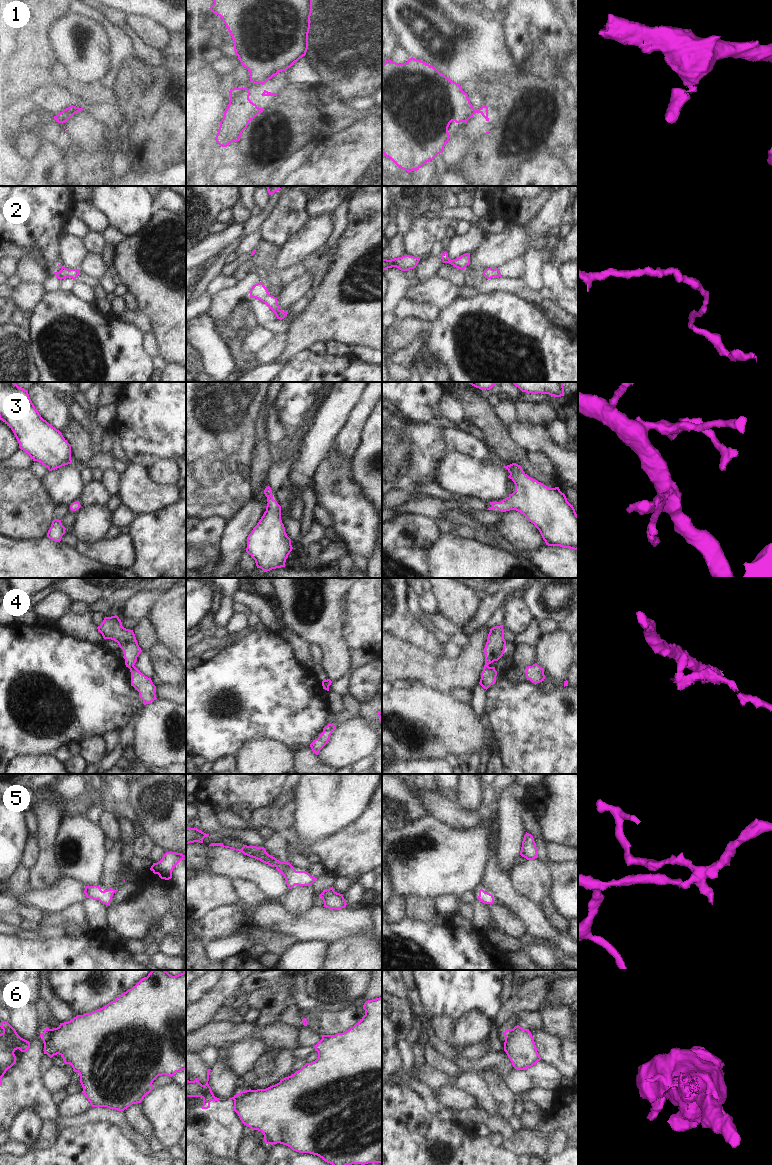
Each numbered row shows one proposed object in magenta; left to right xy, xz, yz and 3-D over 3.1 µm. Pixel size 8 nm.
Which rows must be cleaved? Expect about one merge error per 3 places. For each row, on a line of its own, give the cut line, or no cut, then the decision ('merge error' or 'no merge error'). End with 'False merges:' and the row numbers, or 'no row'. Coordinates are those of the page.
1: cut yz (475, 109), (473, 113); merge error
2: cut none; no merge error
3: cut none; no merge error
4: cut xy (133, 665), (129, 668); merge error
5: cut none; no merge error
6: cut xz (239, 1094), (236, 1100), (235, 1111); merge error
False merges: 1, 4, 6

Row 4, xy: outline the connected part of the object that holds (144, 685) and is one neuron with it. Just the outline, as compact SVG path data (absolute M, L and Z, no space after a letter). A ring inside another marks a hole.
M135 666L129 669L131 672L131 686L139 692L139 698L143 700L143 704L150 704L156 700L156 686L151 678L142 674Z

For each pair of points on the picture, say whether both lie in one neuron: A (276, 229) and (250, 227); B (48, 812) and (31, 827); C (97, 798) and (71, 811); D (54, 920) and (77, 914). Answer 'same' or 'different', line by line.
A: different
B: different
C: same
D: same

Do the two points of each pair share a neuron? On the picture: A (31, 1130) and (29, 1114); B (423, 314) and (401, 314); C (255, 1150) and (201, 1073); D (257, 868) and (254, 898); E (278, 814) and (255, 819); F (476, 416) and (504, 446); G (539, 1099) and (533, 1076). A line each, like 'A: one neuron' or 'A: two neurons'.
A: one neuron
B: one neuron
C: two neurons
D: two neurons
E: one neuron
F: one neuron
G: two neurons

